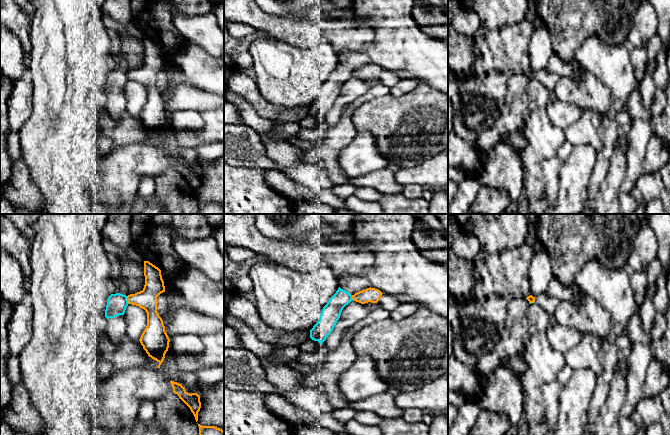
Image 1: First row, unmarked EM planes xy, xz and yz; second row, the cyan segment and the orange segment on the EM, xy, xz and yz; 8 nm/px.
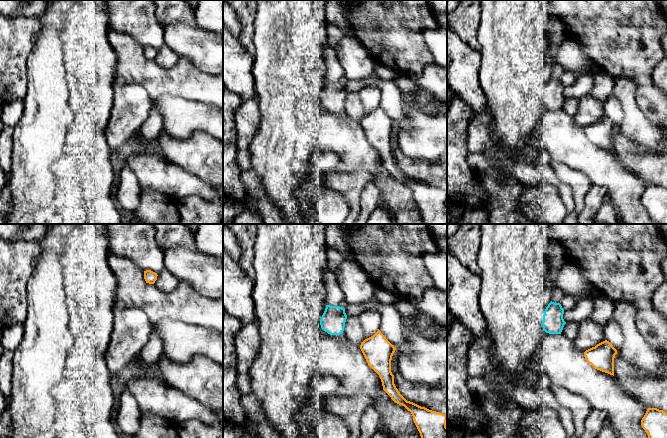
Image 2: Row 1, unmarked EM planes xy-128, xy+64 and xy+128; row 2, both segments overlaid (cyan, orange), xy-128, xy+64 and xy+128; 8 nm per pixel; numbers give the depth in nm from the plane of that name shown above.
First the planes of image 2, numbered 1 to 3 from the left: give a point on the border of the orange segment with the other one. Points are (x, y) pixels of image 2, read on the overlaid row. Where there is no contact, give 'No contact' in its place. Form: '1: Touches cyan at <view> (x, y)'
1: No contact
2: No contact
3: No contact

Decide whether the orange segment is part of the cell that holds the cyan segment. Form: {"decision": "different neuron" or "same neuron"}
{"decision": "different neuron"}

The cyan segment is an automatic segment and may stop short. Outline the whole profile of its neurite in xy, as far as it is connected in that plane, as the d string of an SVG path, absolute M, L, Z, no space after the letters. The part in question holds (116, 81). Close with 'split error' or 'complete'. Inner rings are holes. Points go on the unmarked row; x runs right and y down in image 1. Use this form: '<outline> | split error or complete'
M116 69L108 73L105 93L107 96L106 110L115 122L120 120L120 116L126 110L127 99L124 93L128 82L127 72Z | split error

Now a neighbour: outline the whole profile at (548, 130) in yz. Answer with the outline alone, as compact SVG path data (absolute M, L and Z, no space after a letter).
M545 108L533 111L528 116L522 132L542 160L556 157L566 142L565 130L550 121Z

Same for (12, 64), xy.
M0 24L0 69L3 75L16 82L28 75L24 52L19 39Z

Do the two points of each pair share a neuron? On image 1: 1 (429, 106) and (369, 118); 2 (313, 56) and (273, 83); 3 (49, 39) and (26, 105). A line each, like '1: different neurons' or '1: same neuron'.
1: same neuron
2: same neuron
3: different neurons

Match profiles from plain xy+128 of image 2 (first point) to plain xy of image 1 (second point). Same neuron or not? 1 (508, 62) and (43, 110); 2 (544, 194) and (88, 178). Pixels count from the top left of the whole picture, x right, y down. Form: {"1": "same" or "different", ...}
{"1": "same", "2": "different"}

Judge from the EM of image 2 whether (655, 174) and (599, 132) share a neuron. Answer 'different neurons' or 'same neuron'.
different neurons

